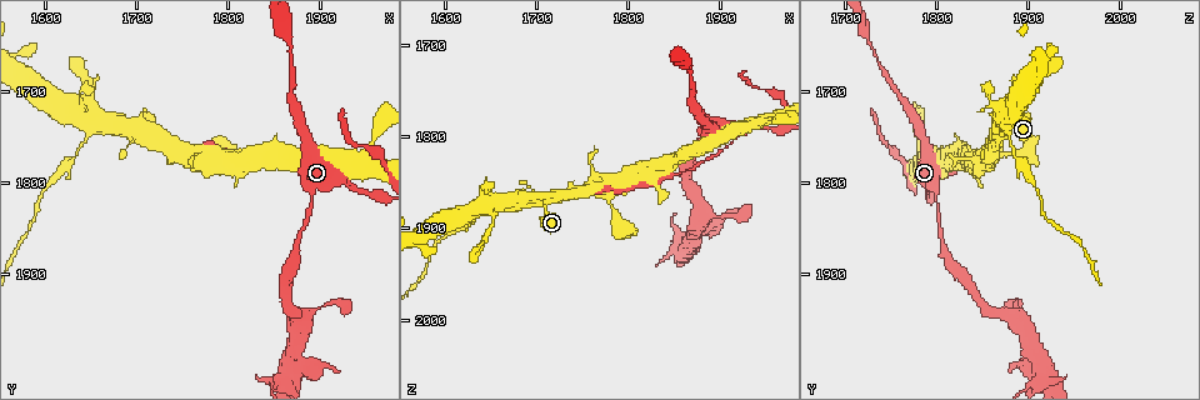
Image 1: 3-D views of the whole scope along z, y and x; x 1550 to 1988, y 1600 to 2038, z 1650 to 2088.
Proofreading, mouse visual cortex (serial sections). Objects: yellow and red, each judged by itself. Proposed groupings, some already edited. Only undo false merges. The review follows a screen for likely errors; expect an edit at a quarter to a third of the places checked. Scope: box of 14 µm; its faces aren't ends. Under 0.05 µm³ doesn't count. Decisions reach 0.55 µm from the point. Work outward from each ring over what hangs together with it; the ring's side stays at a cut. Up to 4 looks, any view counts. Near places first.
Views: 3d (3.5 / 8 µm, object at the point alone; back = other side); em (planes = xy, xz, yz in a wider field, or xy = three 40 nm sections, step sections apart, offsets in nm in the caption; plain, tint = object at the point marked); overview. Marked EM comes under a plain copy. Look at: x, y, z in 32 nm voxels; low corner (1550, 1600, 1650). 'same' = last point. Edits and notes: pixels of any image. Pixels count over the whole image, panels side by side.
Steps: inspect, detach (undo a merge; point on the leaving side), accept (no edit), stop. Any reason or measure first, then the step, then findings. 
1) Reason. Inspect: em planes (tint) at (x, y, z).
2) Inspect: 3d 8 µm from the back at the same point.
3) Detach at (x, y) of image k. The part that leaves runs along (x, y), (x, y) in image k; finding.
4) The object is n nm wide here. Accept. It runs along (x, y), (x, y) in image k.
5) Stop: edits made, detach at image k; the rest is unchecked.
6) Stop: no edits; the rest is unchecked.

A narrow waist. Inspect: 3d 3.5 µm at (1705, 1730, 1865).

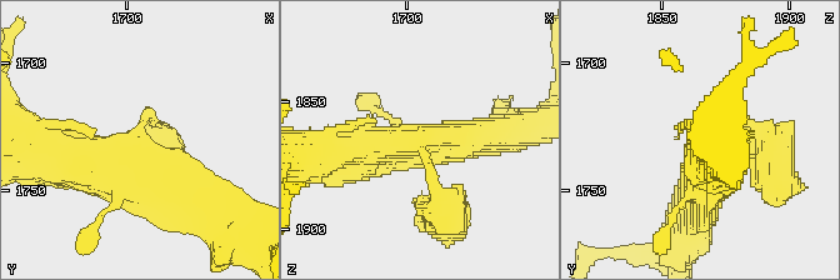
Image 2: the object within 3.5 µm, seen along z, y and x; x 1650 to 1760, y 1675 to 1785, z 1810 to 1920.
Inspect: em planes (tint) at (1705, 1731, 1865).

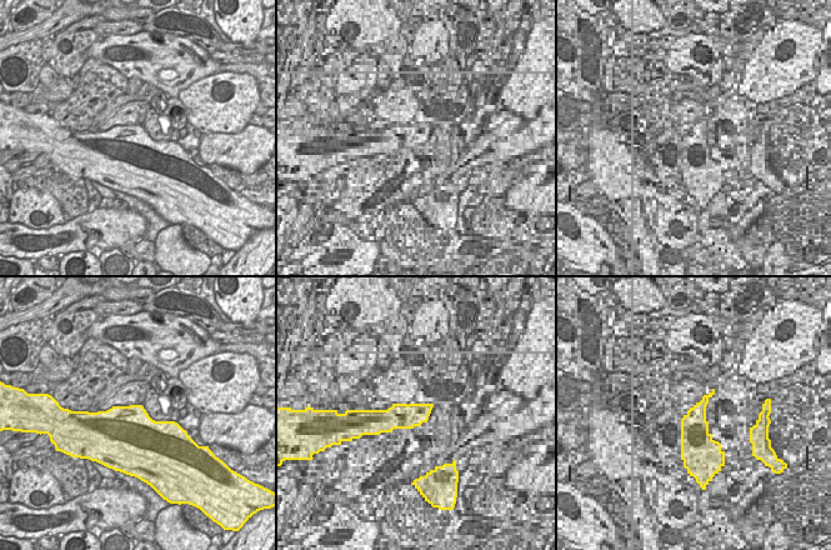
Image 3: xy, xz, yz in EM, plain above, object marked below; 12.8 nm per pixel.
Accept. It runs along (761, 135), (698, 200) in image 2; all the same cell.

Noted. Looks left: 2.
Thin neck. Inspect: 3d 3.5 µm at (1650, 1695, 1890).

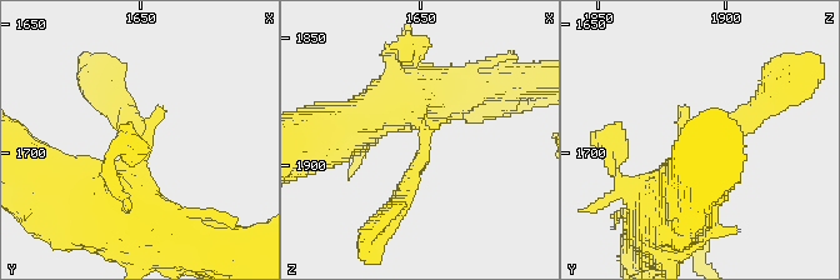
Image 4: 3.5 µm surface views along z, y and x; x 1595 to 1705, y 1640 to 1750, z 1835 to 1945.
Inspect: em xy step 2 (tint) at (1652, 1695, 1891).

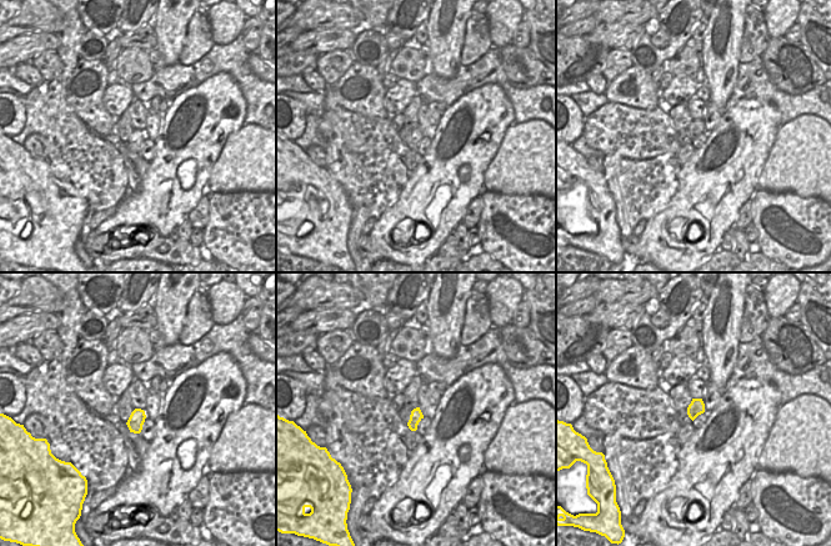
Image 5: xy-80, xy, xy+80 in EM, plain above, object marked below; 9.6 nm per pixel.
Accept. It runs along (656, 205), (691, 144), (765, 101) in image 4; all the same cell.

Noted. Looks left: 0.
Stop: no edits; the rest is unchecked.

